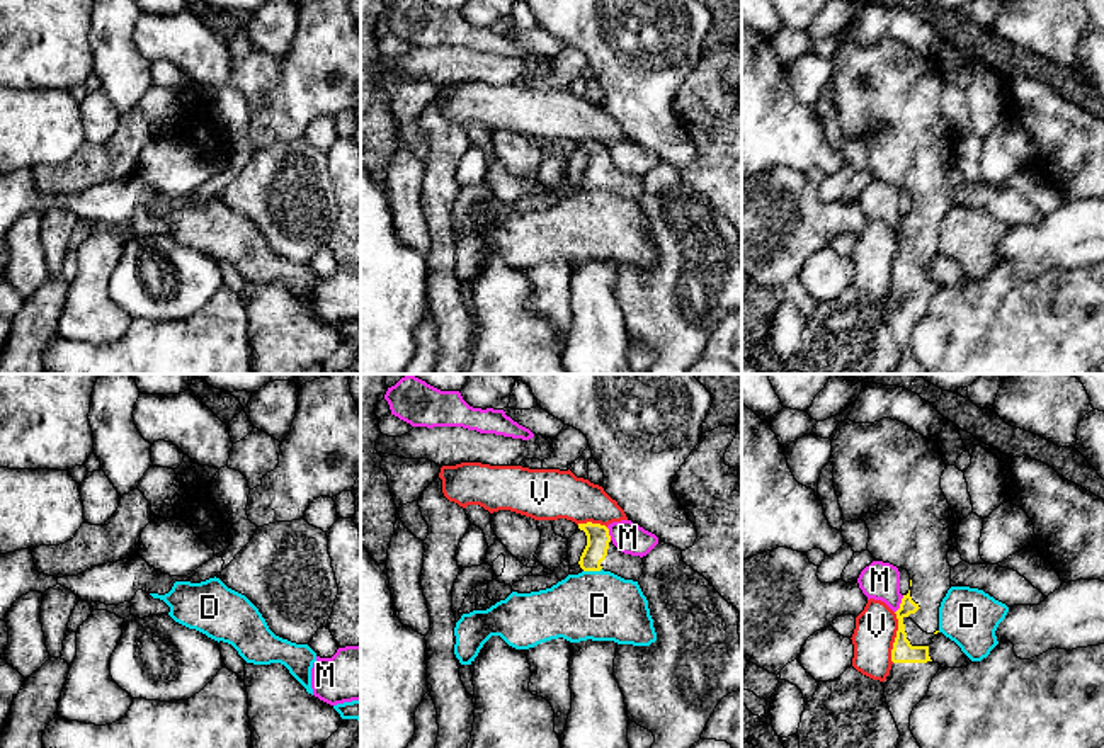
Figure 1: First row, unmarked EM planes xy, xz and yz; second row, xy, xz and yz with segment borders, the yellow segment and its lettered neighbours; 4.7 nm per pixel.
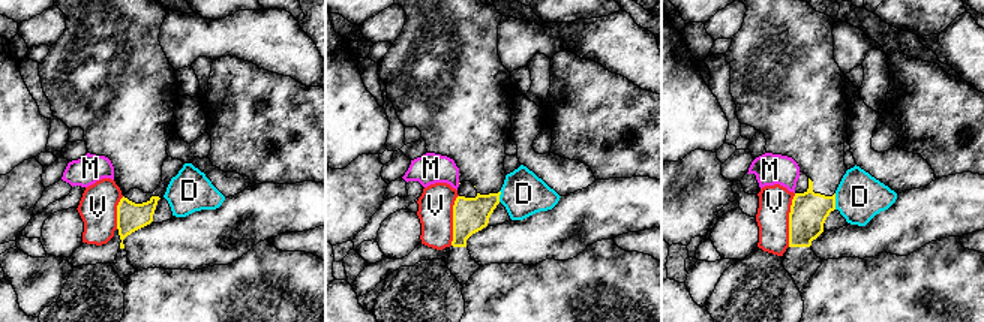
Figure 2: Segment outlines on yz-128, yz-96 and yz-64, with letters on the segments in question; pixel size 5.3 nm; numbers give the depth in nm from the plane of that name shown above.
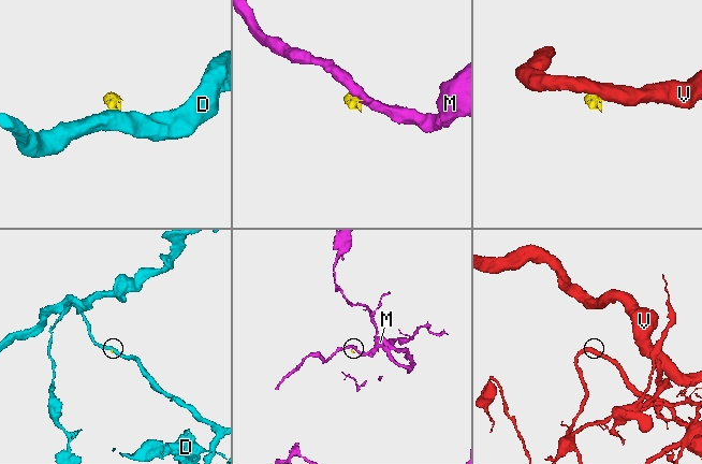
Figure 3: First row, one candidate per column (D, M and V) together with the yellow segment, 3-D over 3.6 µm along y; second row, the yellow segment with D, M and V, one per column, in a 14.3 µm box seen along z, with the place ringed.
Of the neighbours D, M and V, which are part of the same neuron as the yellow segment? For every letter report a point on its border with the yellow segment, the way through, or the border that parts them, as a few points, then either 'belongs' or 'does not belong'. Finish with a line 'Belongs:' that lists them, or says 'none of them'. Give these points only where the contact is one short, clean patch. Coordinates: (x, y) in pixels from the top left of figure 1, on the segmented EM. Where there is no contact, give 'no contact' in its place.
D: xz (592, 570) | does not belong
M: yz (900, 604) | along yz (904, 595), (895, 612) | does not belong
V: yz (895, 638) | along yz (895, 612), (897, 636), (892, 662) | does not belong
Belongs: none of them

